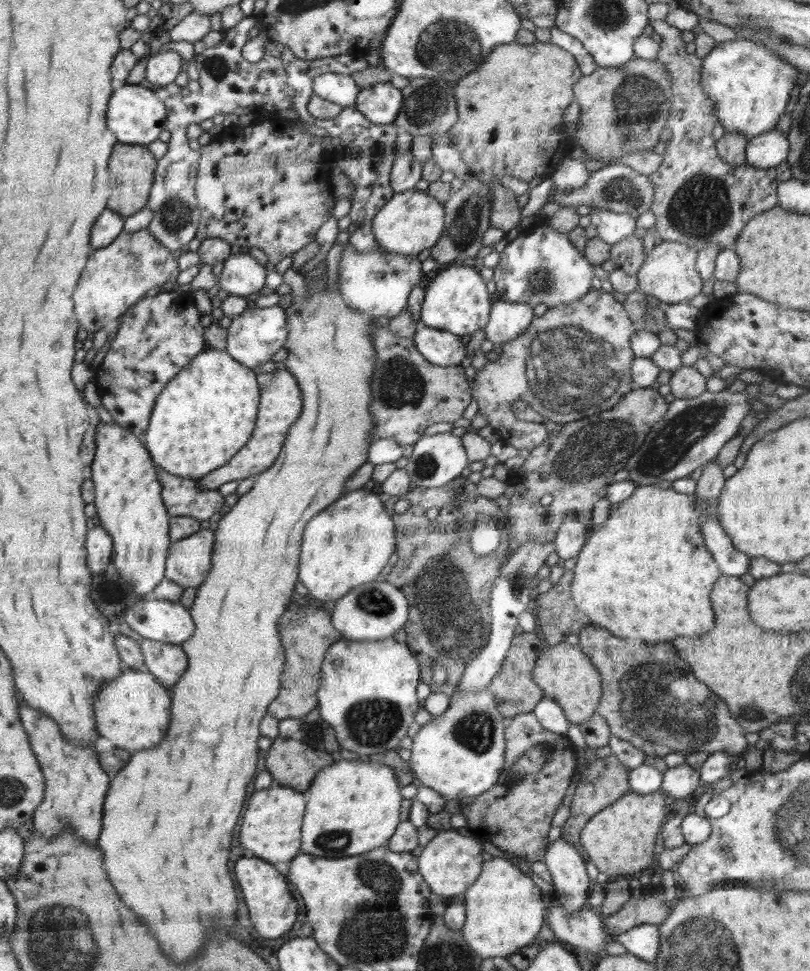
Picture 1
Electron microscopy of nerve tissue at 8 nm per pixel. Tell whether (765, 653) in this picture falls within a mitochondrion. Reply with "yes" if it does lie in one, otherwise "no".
no

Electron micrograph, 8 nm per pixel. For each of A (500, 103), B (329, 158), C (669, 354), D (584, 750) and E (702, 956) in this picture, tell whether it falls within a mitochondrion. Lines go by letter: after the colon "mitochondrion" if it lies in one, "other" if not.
A: other
B: other
C: other
D: other
E: mitochondrion

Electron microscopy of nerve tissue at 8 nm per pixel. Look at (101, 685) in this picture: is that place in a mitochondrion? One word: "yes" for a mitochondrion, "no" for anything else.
no

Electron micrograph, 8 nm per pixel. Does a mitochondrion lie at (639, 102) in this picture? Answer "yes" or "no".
yes

